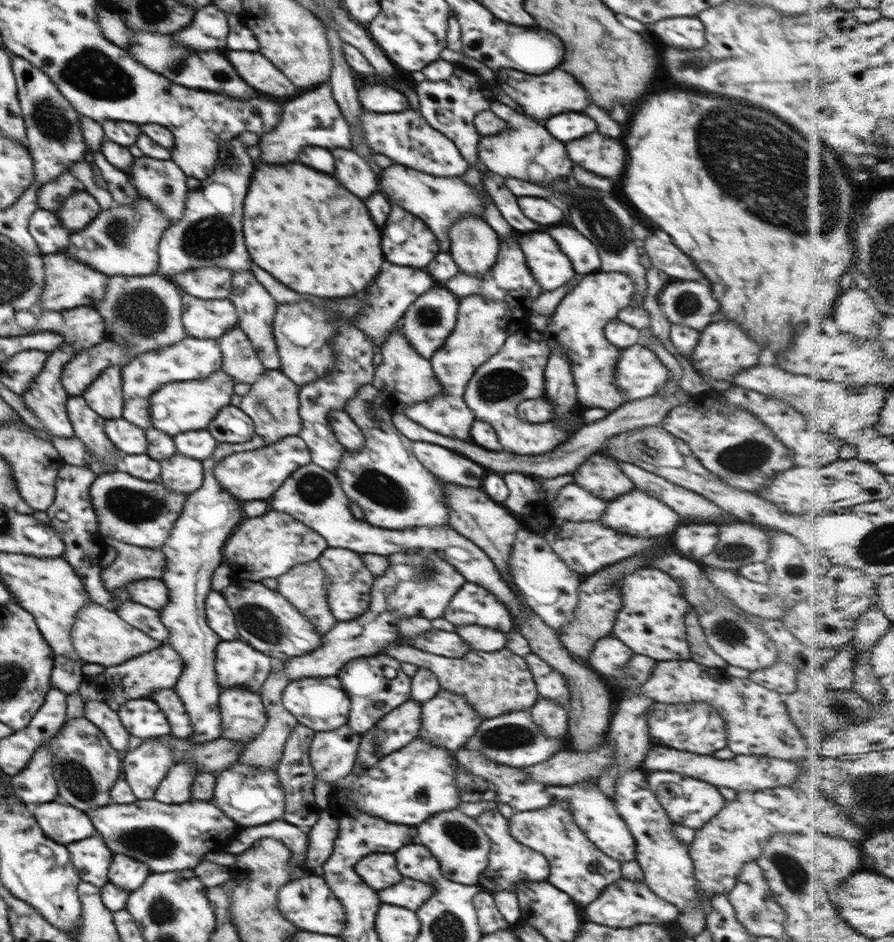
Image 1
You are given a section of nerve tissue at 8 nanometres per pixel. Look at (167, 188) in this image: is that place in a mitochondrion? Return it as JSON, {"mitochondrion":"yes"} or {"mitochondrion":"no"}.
{"mitochondrion":"yes"}

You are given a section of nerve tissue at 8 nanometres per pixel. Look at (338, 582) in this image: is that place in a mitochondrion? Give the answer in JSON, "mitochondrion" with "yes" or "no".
{"mitochondrion":"no"}

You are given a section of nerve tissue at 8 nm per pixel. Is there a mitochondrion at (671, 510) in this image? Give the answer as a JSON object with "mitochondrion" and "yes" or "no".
{"mitochondrion":"no"}

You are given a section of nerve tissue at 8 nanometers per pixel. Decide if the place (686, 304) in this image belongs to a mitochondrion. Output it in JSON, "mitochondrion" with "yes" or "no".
{"mitochondrion":"yes"}

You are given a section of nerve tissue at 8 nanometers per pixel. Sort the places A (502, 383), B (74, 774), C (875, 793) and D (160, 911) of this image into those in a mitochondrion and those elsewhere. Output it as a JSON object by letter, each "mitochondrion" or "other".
{"A":"mitochondrion","B":"mitochondrion","C":"mitochondrion","D":"mitochondrion"}

